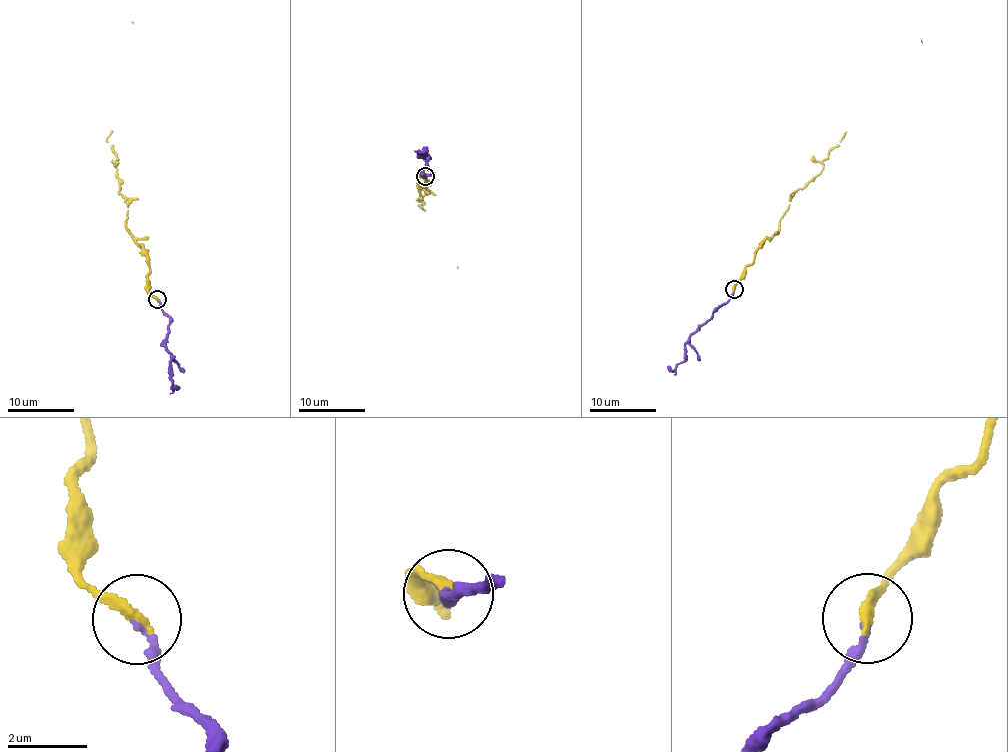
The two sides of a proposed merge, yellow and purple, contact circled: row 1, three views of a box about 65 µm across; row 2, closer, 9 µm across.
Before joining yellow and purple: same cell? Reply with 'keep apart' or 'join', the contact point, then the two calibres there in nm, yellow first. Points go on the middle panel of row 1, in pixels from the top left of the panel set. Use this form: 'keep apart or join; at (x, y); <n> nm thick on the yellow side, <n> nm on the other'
join; at (425, 176); 260 nm thick on the yellow side, 170 nm on the other

